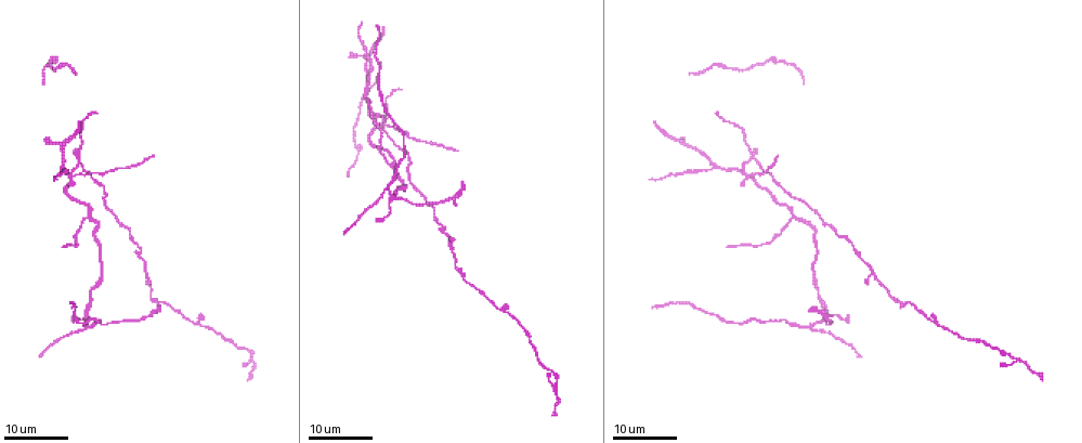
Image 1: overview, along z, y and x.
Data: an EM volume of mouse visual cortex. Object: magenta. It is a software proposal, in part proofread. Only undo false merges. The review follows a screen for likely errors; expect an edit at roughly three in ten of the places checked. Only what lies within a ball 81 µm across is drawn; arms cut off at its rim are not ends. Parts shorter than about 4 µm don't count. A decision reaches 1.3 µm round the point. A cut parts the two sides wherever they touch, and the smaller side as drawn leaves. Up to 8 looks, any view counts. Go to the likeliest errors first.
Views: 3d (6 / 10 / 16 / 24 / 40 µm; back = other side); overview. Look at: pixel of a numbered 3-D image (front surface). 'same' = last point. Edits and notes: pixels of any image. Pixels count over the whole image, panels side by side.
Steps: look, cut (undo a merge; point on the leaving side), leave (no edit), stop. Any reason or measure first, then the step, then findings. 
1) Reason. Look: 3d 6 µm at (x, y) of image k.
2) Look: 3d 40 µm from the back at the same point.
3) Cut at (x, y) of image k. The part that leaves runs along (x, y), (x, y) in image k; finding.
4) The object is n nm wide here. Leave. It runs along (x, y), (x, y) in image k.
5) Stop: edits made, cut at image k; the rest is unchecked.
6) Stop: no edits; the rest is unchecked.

Two arms in line, one across. Look: 3d 24 µm at (809, 327) of image 1.

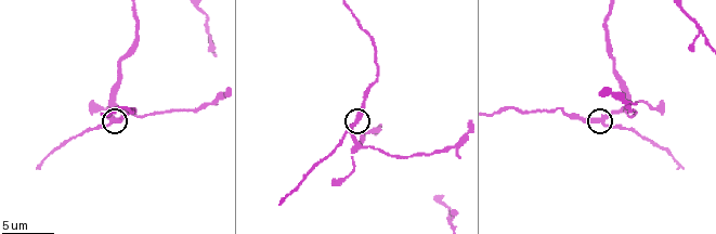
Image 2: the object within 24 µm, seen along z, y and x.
Look: 3d 10 µm at (109, 123) of image 2.

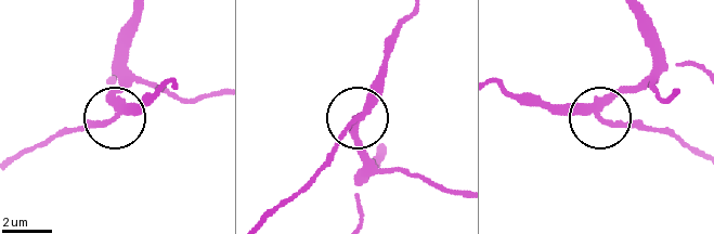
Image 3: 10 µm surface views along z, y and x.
The side arm is 12 µm long; 3 arms meet here. Cut at (133, 104) of image 3. Two cells meet here.

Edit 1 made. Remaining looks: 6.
Three-way junction. Look: 3d 16 µm at (87, 217) of image 1.

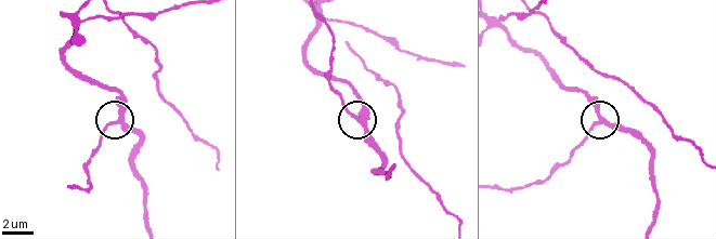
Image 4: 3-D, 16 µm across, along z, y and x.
Closer look. Look: 3d 6 µm at (359, 120) of image 4.

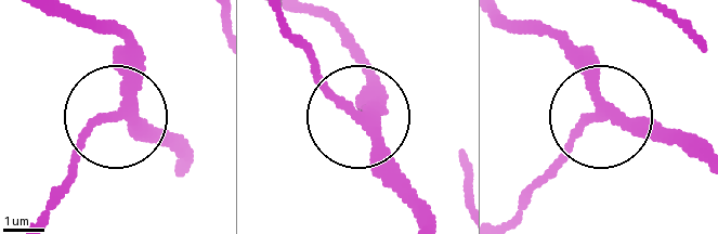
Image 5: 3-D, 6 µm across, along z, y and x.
Leave. It runs along (76, 13), (125, 44), (128, 95), (59, 185) in image 5; one cell here.

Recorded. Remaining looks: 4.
Three arms meet. Look: 3d 16 µm at (62, 164) of image 1.

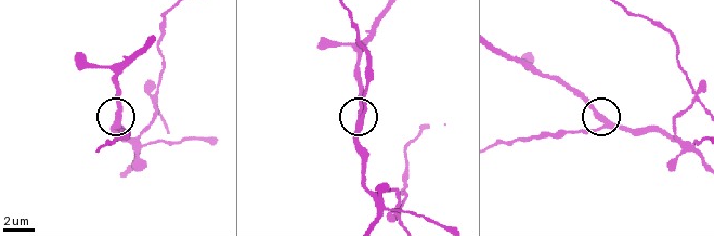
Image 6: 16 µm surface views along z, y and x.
Closer look. Look: 3d 10 µm at (602, 123) of image 6.

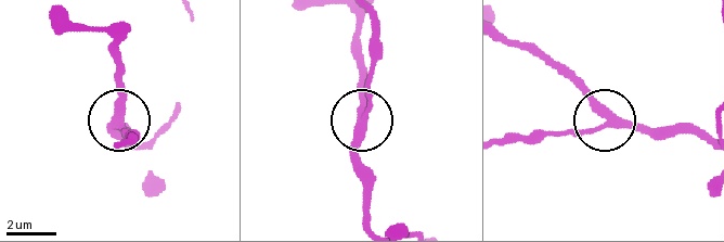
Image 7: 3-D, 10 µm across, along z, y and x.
Leave. It runs along (371, 218), (359, 125), (371, 100), (371, 40) in image 7; one cell here.

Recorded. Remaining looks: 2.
Sudden change in width. Look: 3d 16 µm at (815, 240) of image 1.

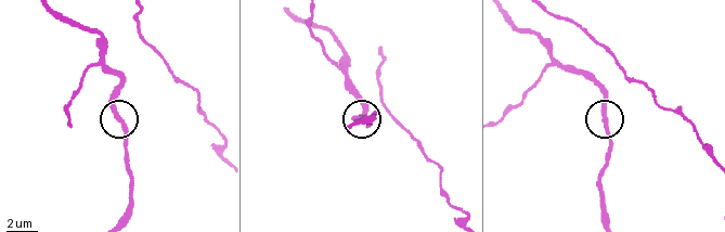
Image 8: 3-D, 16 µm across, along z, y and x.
Look: 3d 10 µm at (119, 121) of image 8.

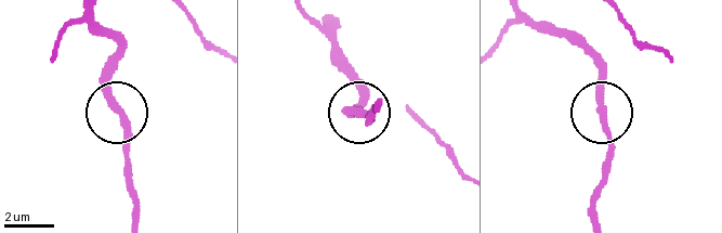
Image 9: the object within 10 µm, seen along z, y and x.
Leave. It runs along (527, 14), (558, 27), (600, 70), (607, 173) in image 9; all the same cell.

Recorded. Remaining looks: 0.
Stop: edits made, cut at image 3; the rest is unchecked.

